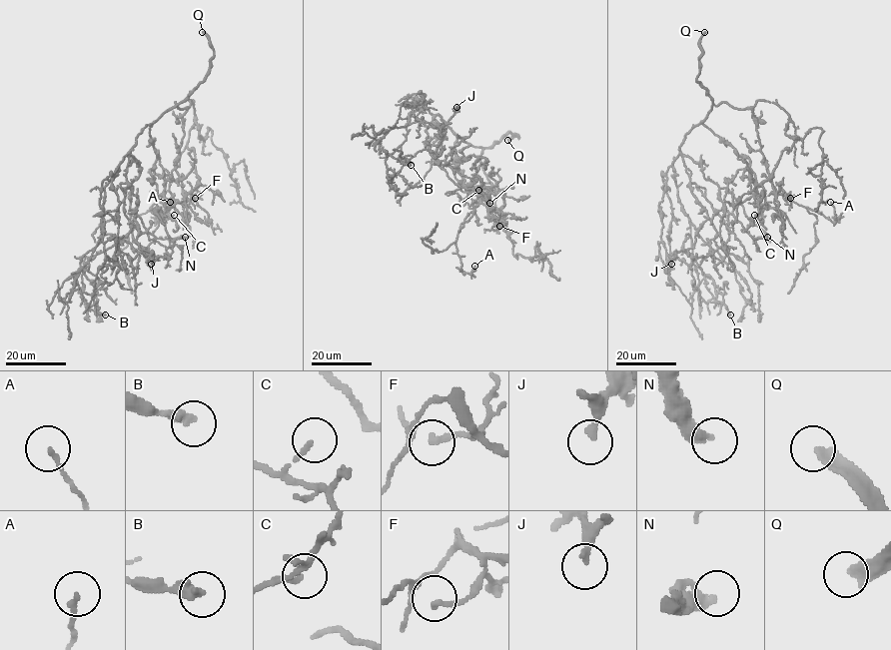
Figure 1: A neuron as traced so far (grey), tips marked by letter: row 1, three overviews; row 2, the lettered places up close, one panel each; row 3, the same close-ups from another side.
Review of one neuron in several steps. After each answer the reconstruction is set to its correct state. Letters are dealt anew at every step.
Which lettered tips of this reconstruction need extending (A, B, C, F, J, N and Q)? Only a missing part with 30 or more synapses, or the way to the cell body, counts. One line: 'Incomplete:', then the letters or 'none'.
Incomplete: Q

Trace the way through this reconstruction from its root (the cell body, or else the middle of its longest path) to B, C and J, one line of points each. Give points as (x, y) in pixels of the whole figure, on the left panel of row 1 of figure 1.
B: (171, 107), (144, 128), (105, 186), (99, 240), (74, 276), (79, 291), (92, 295), (97, 311), (105, 315)
C: (171, 107), (152, 124), (150, 135), (165, 177), (164, 214), (170, 218), (174, 215)
J: (171, 107), (138, 136), (126, 174), (126, 183), (137, 198), (136, 243), (139, 249), (150, 253), (151, 264)

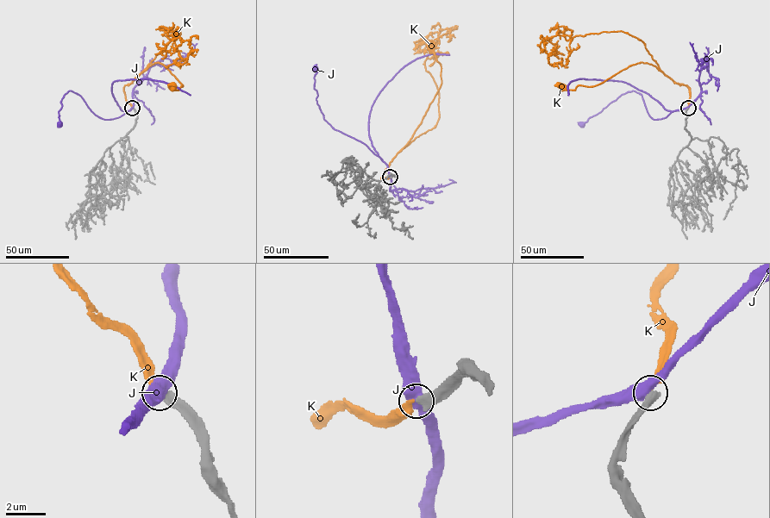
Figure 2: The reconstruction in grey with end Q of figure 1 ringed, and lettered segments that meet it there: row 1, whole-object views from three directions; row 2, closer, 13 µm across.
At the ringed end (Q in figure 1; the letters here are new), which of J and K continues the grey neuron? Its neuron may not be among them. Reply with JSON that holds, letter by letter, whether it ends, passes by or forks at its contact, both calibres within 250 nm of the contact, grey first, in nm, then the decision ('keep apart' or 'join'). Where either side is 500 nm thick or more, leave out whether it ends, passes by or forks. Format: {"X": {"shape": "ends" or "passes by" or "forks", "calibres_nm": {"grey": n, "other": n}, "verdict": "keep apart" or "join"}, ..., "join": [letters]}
{"J": {"calibres_nm": {"grey": 400, "other": 550}, "verdict": "keep apart"}, "K": {"shape": "ends", "calibres_nm": {"grey": 340, "other": 220}, "verdict": "join"}, "join": ["K"]}

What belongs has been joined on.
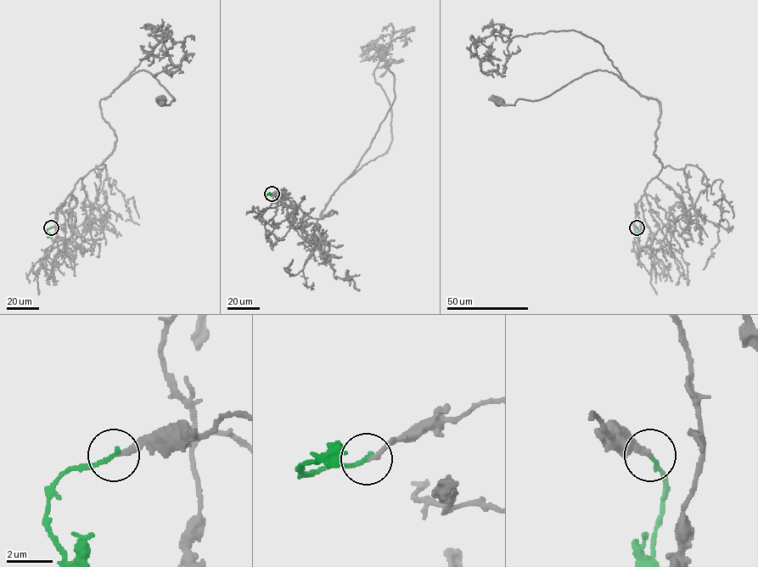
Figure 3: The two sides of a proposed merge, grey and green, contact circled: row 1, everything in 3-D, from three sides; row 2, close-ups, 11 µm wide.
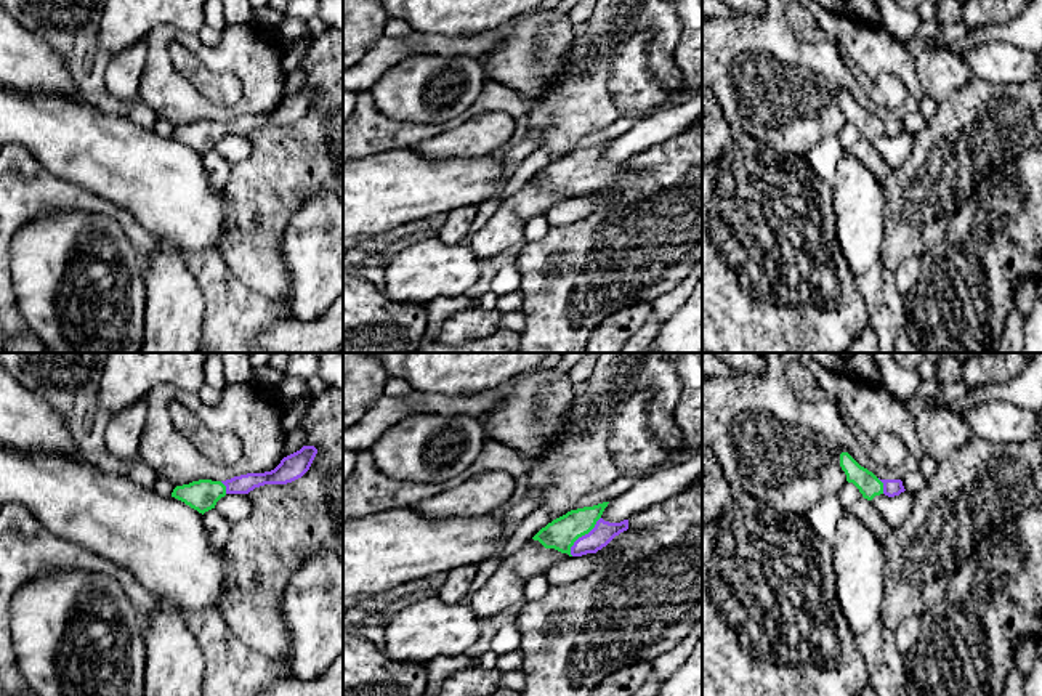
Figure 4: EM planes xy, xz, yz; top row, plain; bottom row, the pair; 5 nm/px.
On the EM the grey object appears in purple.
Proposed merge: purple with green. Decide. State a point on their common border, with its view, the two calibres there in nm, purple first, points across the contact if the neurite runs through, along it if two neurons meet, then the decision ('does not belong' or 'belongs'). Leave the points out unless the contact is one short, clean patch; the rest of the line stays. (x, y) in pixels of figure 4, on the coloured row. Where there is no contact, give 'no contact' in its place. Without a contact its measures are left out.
contact xz (582, 536); calibres 110 and 160 nm; belongs

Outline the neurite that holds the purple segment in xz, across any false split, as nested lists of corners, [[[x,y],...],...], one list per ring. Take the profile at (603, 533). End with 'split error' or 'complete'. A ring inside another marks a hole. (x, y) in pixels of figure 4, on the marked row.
[[[608,504],[571,510],[542,528],[532,539],[569,556],[596,553],[628,529],[628,520],[609,523],[601,518]]]; split error

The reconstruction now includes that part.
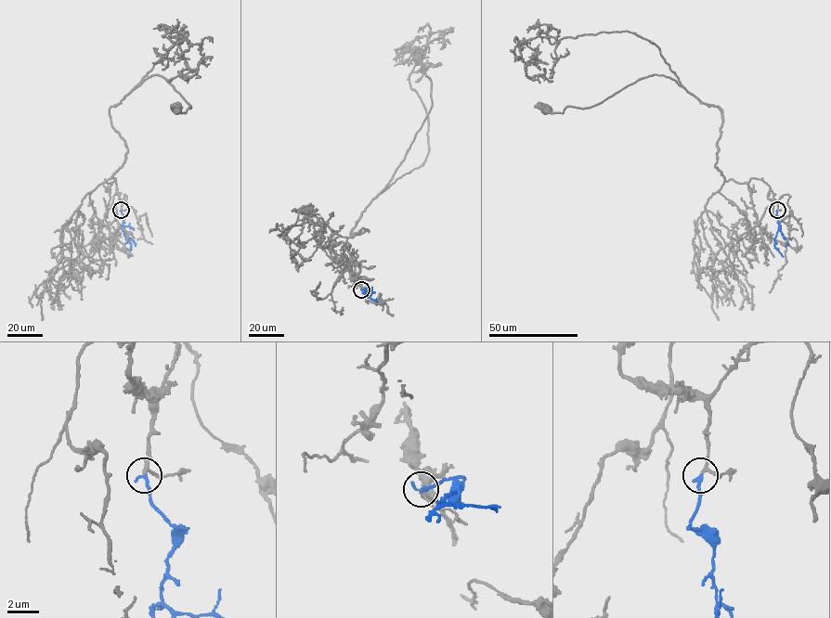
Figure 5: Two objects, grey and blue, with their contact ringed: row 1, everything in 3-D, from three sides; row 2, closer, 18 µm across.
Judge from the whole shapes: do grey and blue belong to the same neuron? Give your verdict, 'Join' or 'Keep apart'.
Join

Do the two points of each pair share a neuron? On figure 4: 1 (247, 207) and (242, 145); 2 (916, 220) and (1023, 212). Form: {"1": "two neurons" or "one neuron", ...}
{"1": "two neurons", "2": "two neurons"}

